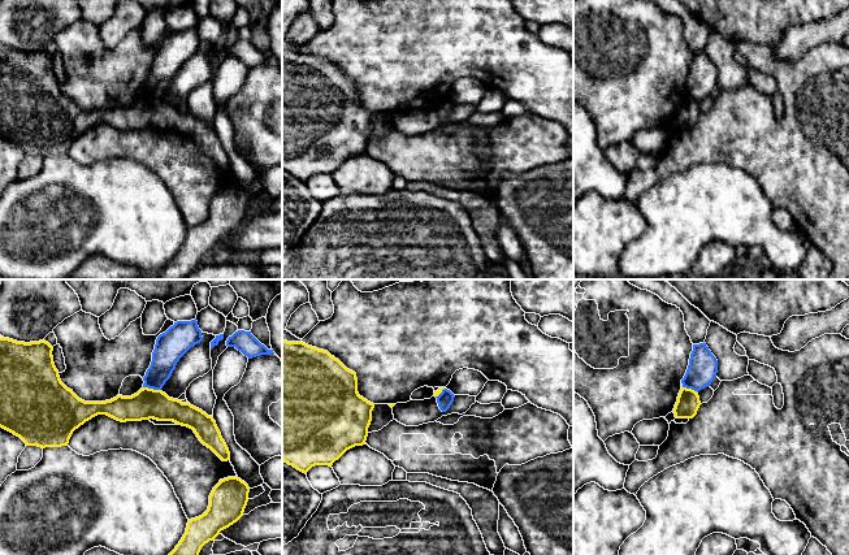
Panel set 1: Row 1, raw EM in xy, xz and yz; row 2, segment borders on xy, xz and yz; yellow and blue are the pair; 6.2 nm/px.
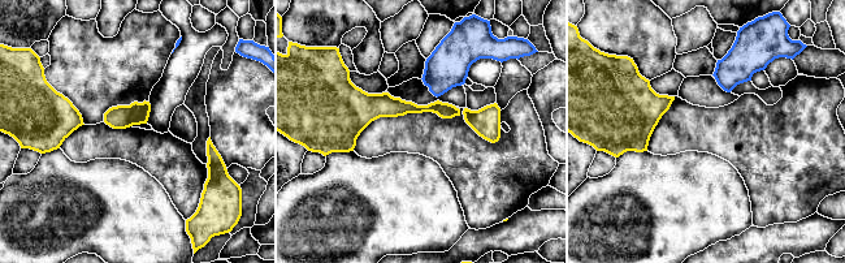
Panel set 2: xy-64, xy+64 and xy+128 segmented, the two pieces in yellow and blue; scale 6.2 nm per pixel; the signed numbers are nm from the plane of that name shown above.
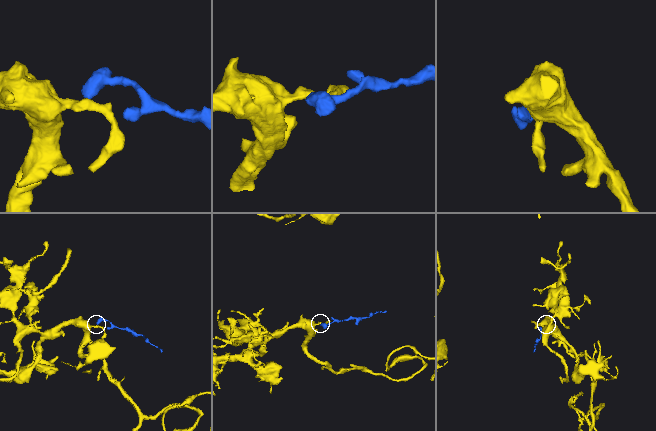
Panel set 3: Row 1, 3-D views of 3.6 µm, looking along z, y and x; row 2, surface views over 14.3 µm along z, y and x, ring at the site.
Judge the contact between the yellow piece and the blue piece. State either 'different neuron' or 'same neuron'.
different neuron

